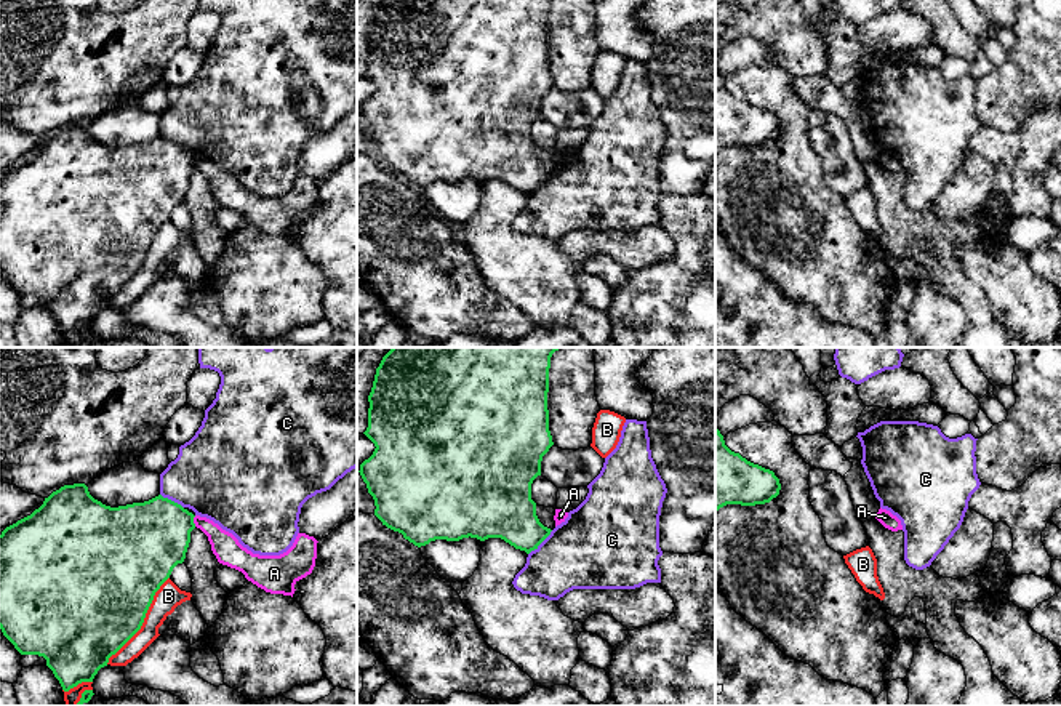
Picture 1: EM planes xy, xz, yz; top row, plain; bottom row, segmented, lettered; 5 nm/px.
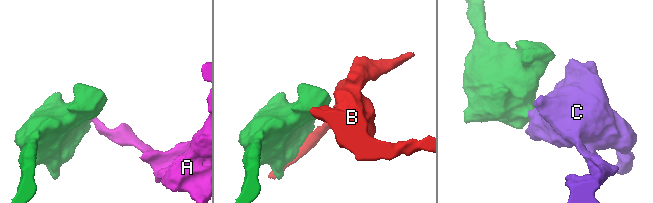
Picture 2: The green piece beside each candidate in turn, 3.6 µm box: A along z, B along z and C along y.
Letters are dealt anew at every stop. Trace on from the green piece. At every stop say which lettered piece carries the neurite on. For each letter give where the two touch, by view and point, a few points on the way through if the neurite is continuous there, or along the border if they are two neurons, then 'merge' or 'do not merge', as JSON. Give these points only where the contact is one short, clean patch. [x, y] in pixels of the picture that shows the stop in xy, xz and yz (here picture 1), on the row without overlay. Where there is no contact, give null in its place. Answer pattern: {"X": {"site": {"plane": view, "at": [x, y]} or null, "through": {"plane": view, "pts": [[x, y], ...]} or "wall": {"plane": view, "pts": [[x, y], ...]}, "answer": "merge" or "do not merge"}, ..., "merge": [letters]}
{"A": {"site": {"plane": "xy", "at": [192, 162]}, "wall": {"plane": "xy", "pts": [[196, 157], [194, 167]]}, "answer": "do not merge"}, "B": {"site": {"plane": "xy", "at": [143, 261]}, "answer": "do not merge"}, "C": {"site": {"plane": "xz", "at": [540, 184]}, "wall": {"plane": "xz", "pts": [[552, 172], [528, 196]]}, "answer": "do not merge"}, "merge": []}

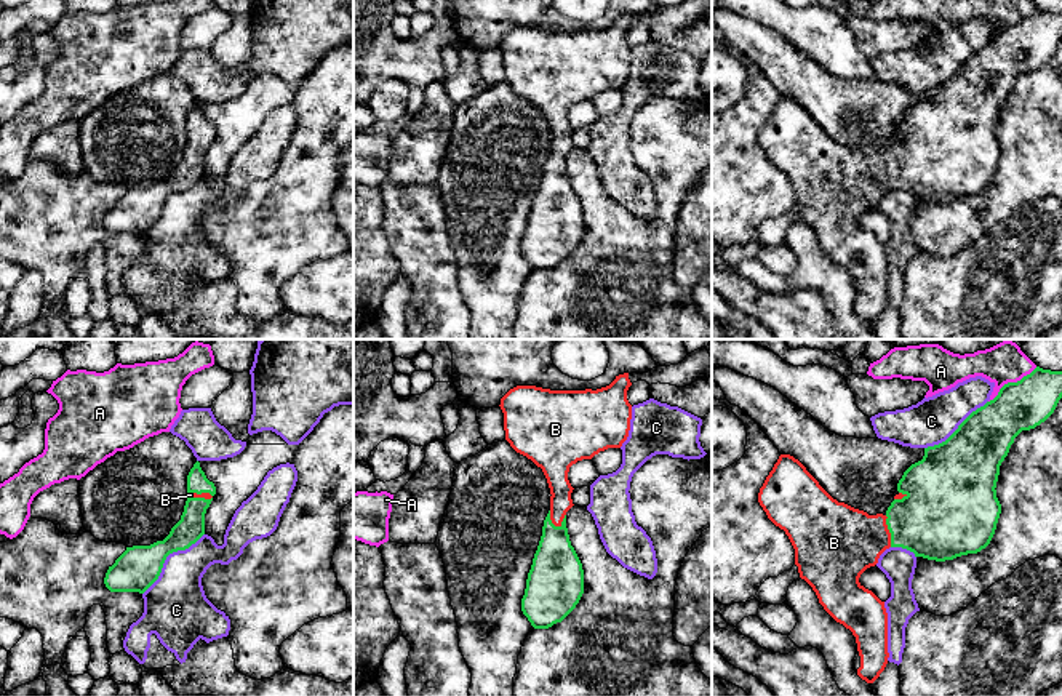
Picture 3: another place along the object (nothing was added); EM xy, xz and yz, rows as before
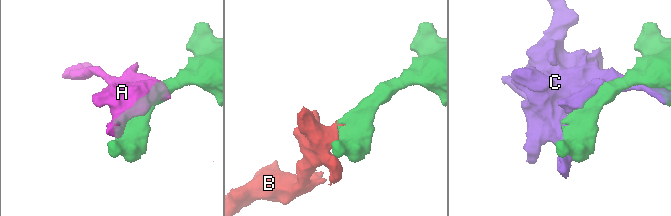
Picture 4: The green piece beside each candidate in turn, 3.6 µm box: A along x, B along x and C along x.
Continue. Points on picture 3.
{"A": {"site": {"plane": "yz", "at": [1011, 24]}, "answer": "do not merge"}, "B": {"site": {"plane": "xz", "at": [550, 162]}, "through": {"plane": "xz", "pts": [[555, 212], [550, 162], [558, 151], [555, 112]]}, "answer": "merge"}, "C": {"site": {"plane": "xy", "at": [167, 197]}, "answer": "do not merge"}, "merge": ["B"]}

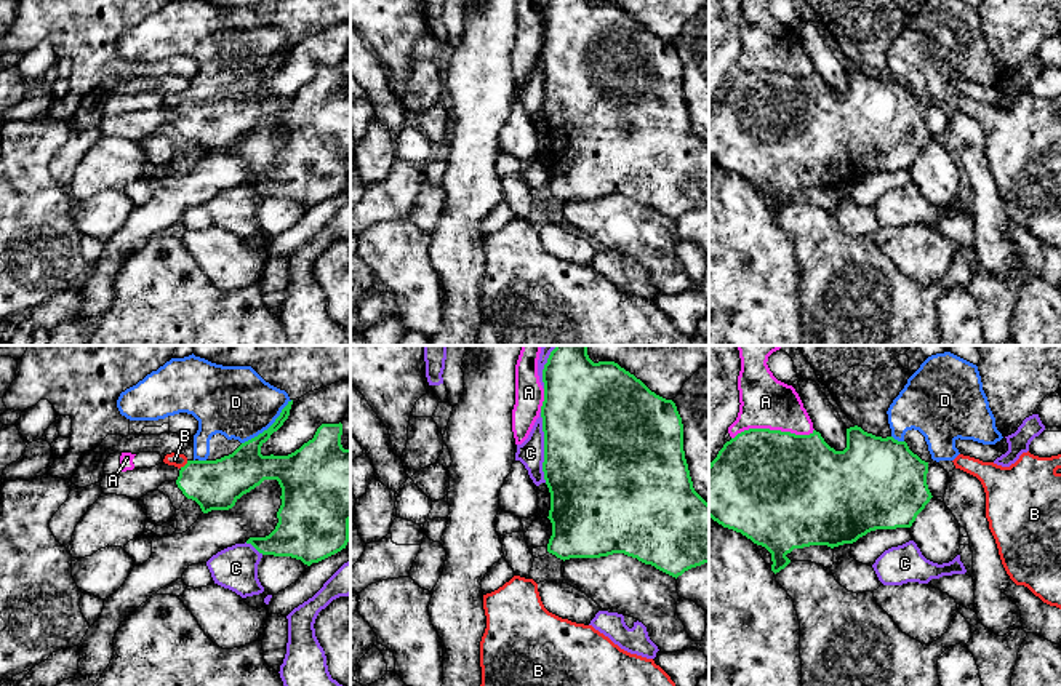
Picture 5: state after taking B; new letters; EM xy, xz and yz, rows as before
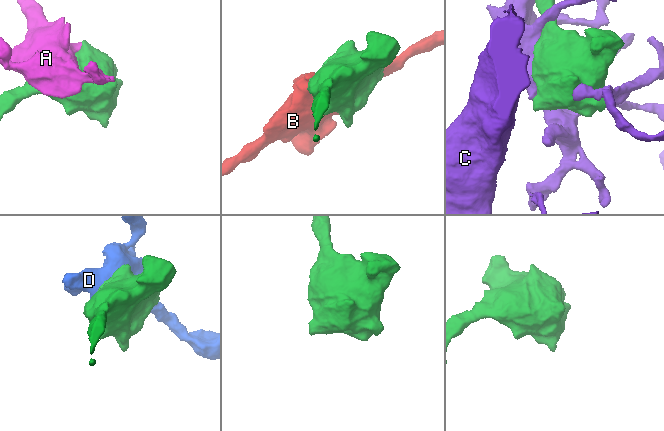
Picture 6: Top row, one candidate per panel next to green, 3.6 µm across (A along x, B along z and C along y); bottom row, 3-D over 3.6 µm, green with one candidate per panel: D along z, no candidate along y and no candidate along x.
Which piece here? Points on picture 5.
{"A": {"site": {"plane": "yz", "at": [772, 72]}, "answer": "do not merge"}, "B": {"site": {"plane": "xy", "at": [184, 107]}, "answer": "do not merge"}, "C": {"site": {"plane": "xz", "at": [544, 90]}, "answer": "do not merge"}, "D": {"site": {"plane": "xy", "at": [269, 69]}, "answer": "do not merge"}, "merge": []}

